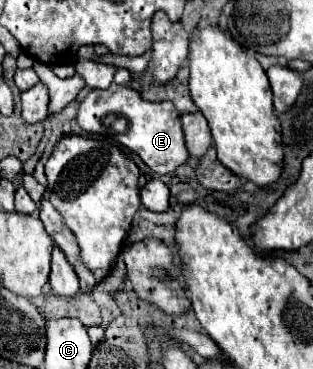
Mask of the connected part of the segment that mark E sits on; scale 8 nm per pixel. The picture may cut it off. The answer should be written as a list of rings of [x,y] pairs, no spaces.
[[[113,82],[107,90],[97,90],[97,88],[91,90],[79,106],[77,122],[85,132],[105,134],[107,126],[111,128],[111,120],[121,118],[121,116],[127,118],[129,130],[125,134],[121,134],[121,136],[125,136],[125,140],[119,140],[119,142],[123,142],[123,146],[127,146],[131,152],[141,156],[141,160],[153,172],[169,174],[175,168],[179,168],[181,164],[189,162],[189,152],[187,152],[187,144],[185,144],[181,118],[179,118],[179,112],[175,110],[173,102],[147,102],[131,86],[119,86]]]

